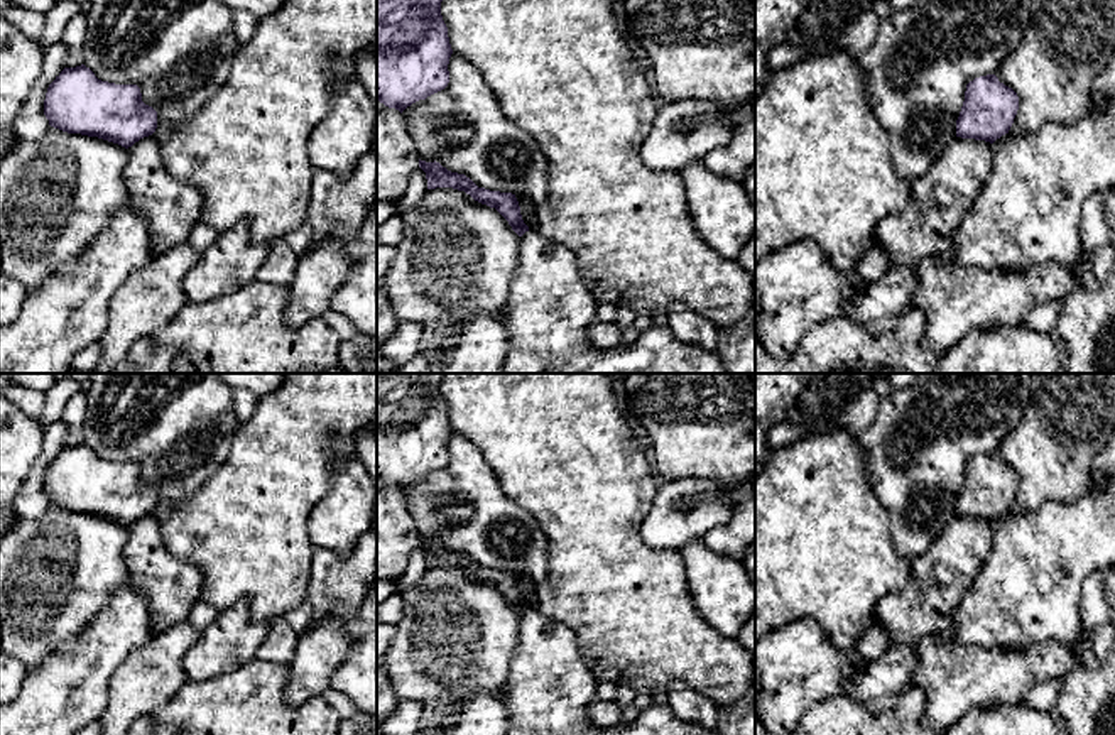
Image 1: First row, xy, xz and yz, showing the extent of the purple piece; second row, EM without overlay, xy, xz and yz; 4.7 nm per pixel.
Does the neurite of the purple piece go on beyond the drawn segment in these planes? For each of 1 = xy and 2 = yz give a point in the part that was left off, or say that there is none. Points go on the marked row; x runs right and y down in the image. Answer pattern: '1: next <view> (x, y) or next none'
1: next none
2: next none

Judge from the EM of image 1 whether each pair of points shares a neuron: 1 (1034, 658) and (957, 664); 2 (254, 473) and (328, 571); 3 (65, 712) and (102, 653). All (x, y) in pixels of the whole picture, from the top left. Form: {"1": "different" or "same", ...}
{"1": "same", "2": "different", "3": "same"}

